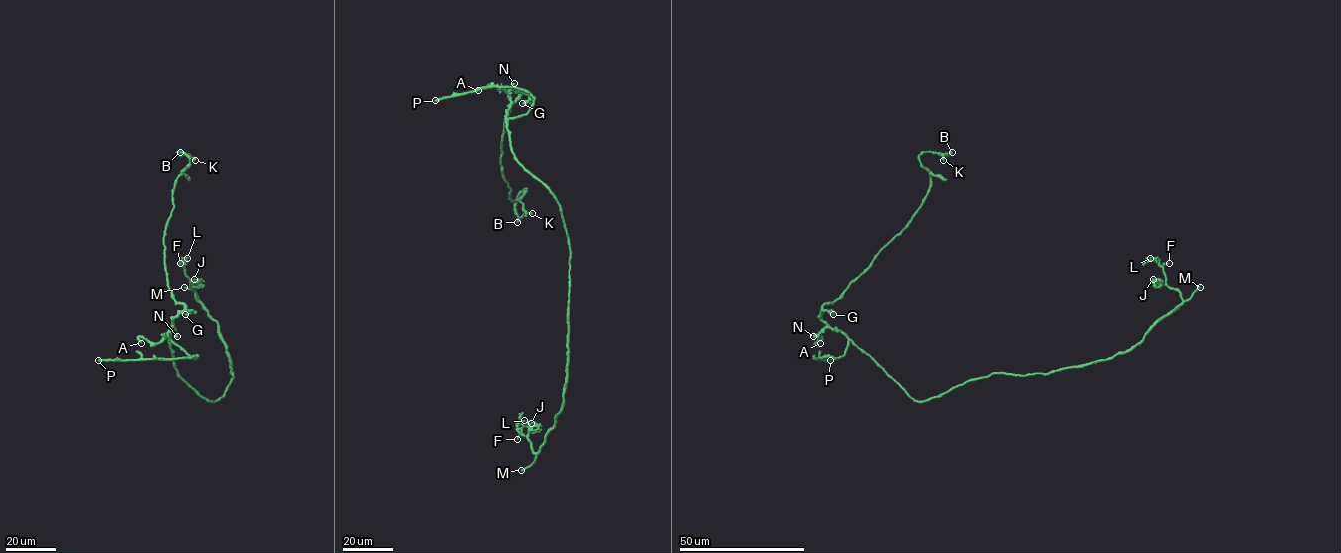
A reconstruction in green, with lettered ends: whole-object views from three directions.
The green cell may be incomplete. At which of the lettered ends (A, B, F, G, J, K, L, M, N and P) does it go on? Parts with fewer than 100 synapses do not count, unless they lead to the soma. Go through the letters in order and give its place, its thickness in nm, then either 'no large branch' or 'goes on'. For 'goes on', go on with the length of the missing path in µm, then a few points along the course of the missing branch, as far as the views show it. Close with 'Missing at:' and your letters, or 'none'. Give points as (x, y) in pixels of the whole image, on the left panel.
A: (141, 343) | 280 nm | no large branch
B: (180, 152) | 550 nm | no large branch
F: (180, 263) | 160 nm | no large branch
G: (185, 314) | 440 nm | no large branch
J: (194, 279) | 140 nm | no large branch
K: (195, 160) | 600 nm | no large branch
L: (187, 258) | 170 nm | no large branch
M: (184, 287) | 300 nm | goes on | 45 µm | (184, 287), (176, 264), (178, 260), (175, 211), (178, 208)
N: (177, 336) | 600 nm | no large branch
P: (98, 360) | 420 nm | goes on | 60 µm | (98, 360), (67, 362), (64, 351), (58, 345), (46, 344), (46, 340), (56, 339), (72, 350), (78, 346)
Missing at: M, P

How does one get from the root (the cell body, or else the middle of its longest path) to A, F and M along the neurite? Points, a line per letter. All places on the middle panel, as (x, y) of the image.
A: (536, 178), (517, 159), (512, 149), (507, 122), (510, 97), (492, 85), (478, 90)
F: (536, 178), (560, 207), (569, 246), (567, 378), (563, 408), (541, 449), (534, 452), (521, 433), (517, 439)
M: (536, 178), (560, 207), (569, 246), (567, 378), (564, 404), (555, 425), (535, 461), (521, 470)

